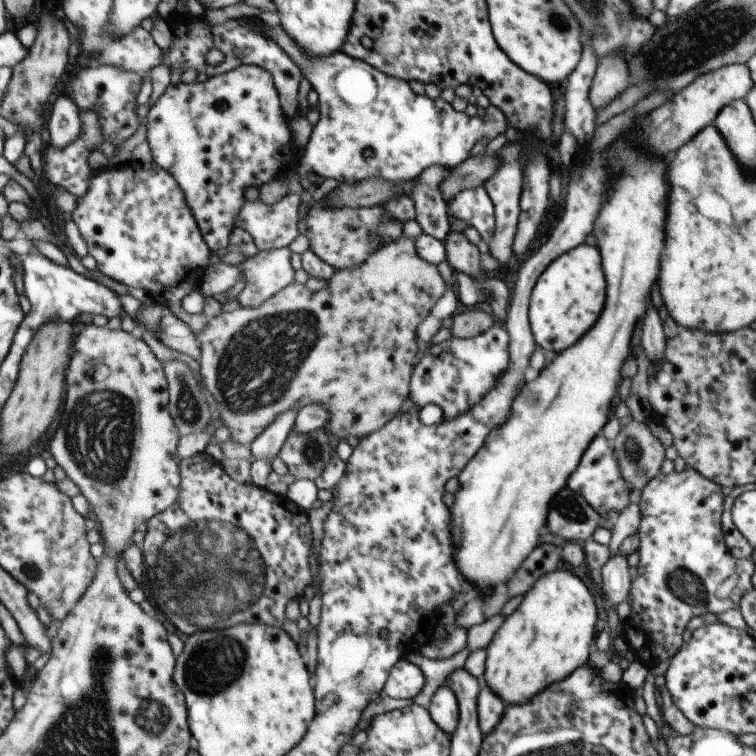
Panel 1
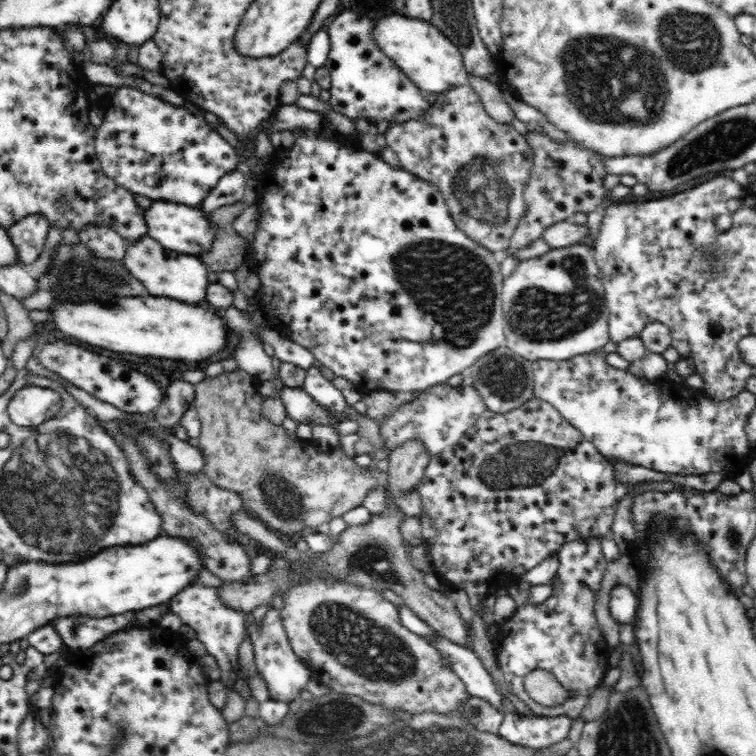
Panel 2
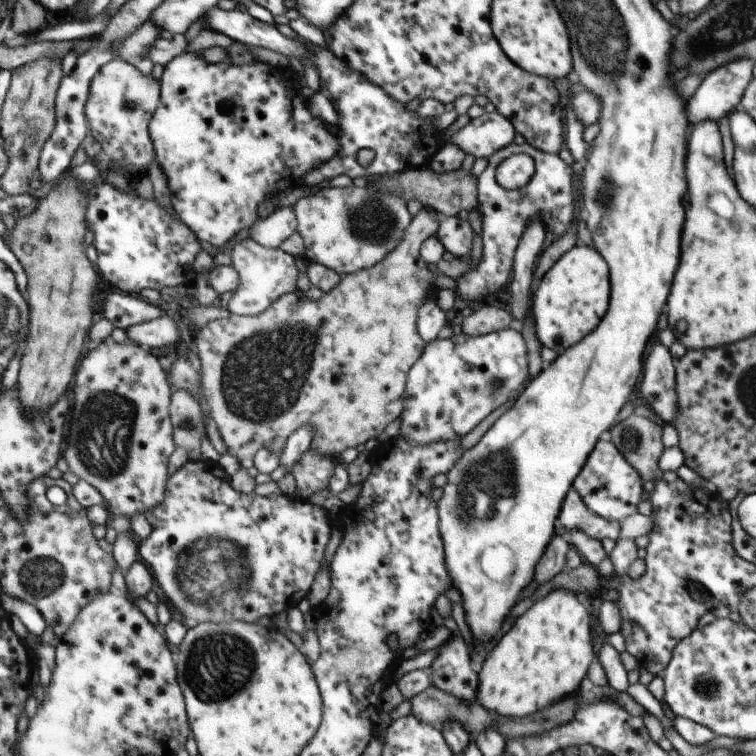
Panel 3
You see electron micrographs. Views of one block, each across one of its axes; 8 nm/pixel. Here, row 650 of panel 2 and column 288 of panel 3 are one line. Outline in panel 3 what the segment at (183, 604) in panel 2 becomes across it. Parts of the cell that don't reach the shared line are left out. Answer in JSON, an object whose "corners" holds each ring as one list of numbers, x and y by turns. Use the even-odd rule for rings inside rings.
{"corners":[[293,207,276,208,266,219,257,219,251,226,251,237,266,248,278,248,284,240,297,232]]}

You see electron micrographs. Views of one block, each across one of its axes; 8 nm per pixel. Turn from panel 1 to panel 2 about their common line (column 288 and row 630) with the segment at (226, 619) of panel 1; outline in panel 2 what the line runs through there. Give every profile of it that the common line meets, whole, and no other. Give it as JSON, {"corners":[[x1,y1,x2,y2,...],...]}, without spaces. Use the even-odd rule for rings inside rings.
{"corners":[[589,536,564,544,556,553,560,566,551,581,554,587,552,598,538,605,526,603,517,606,516,612,508,620,498,623,498,633,493,643,509,691,541,717,564,715,572,720,580,718,590,696,603,684,610,668,610,647,594,613,596,594,607,566,600,540],[537,669,550,672,570,693,564,703,548,707,529,697,523,687,523,679]]}

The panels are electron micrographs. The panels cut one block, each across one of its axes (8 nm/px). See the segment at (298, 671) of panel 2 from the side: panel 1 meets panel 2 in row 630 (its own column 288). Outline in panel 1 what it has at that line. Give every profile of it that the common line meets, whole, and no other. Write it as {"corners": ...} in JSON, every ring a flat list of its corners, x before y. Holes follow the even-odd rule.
{"corners":[[289,247,258,251,255,256,245,259,238,265,246,280,243,290,237,296,239,306,249,309,258,308,266,299,295,282,295,270,290,265,291,253]]}

